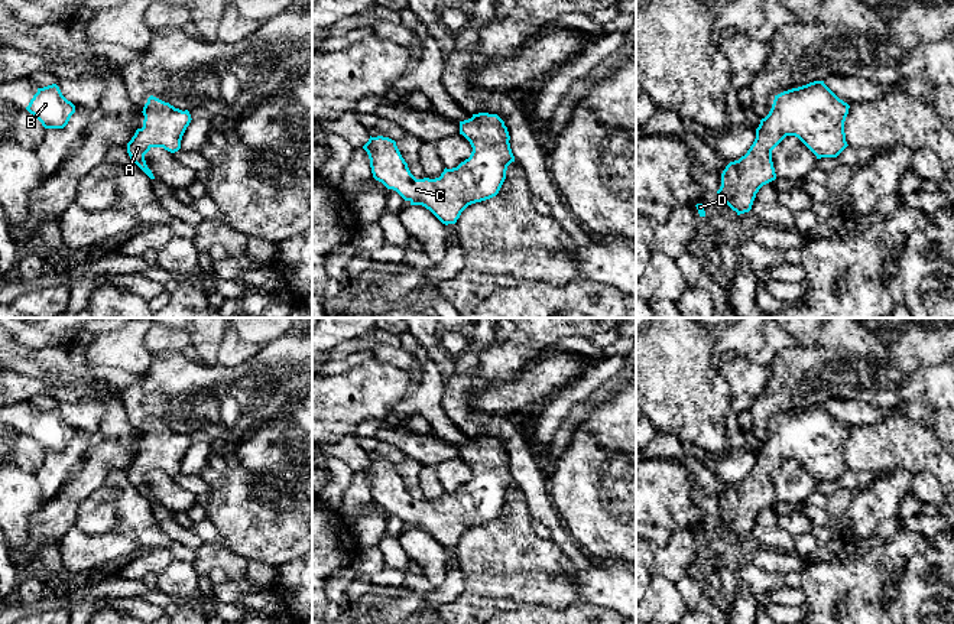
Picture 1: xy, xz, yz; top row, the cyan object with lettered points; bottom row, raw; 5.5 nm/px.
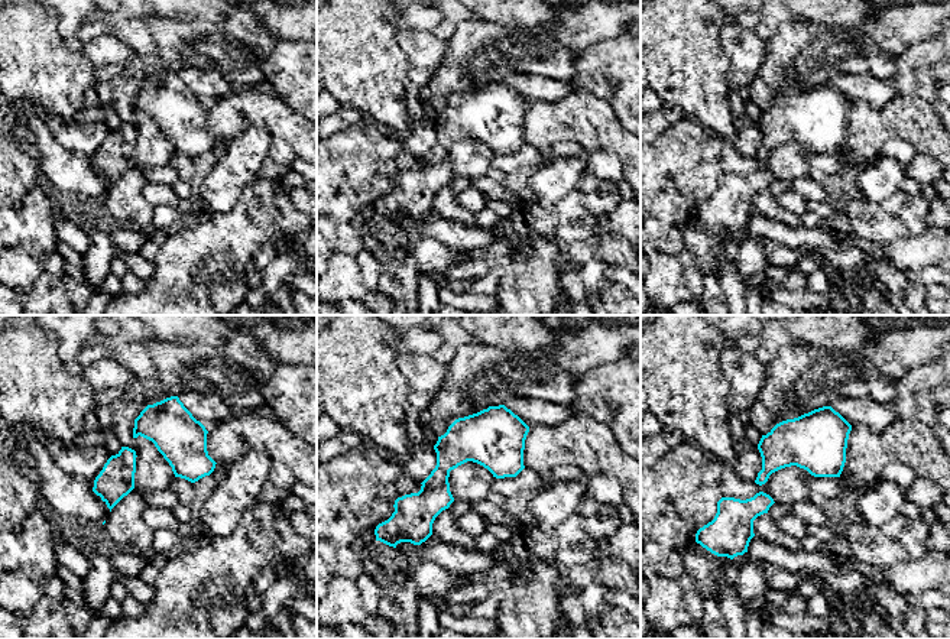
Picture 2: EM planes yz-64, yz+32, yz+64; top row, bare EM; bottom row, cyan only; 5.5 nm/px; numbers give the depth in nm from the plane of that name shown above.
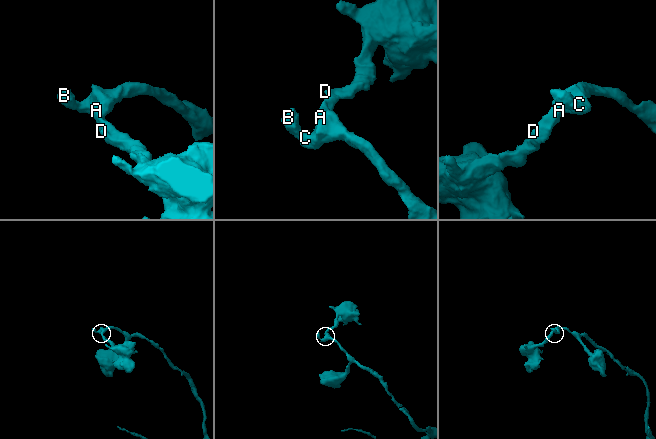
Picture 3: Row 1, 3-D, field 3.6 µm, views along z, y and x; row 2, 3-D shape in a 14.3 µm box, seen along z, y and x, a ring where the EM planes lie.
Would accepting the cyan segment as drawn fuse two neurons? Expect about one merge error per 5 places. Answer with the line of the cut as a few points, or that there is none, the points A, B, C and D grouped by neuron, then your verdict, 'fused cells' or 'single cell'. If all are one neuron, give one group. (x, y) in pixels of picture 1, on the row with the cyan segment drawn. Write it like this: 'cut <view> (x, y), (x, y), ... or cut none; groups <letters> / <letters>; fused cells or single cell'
cut none; groups A B C D; single cell

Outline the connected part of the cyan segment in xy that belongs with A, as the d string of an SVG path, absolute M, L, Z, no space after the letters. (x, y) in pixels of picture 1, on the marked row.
M153 95L147 98L142 113L145 116L143 127L137 129L127 143L127 153L150 179L155 179L146 165L145 155L152 147L163 147L171 153L178 152L192 118L188 110L175 108Z

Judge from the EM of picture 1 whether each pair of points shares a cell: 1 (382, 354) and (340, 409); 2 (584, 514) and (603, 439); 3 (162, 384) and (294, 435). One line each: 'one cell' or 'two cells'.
1: two cells
2: one cell
3: two cells

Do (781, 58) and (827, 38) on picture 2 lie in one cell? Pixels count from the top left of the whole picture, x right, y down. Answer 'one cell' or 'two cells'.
one cell

